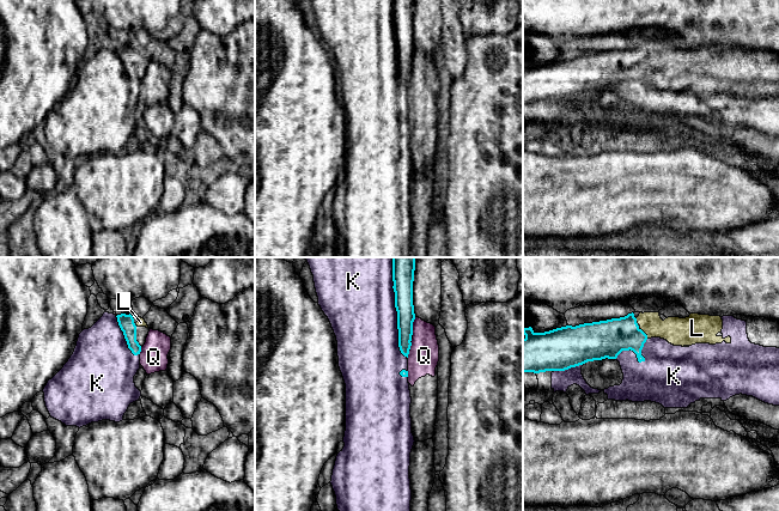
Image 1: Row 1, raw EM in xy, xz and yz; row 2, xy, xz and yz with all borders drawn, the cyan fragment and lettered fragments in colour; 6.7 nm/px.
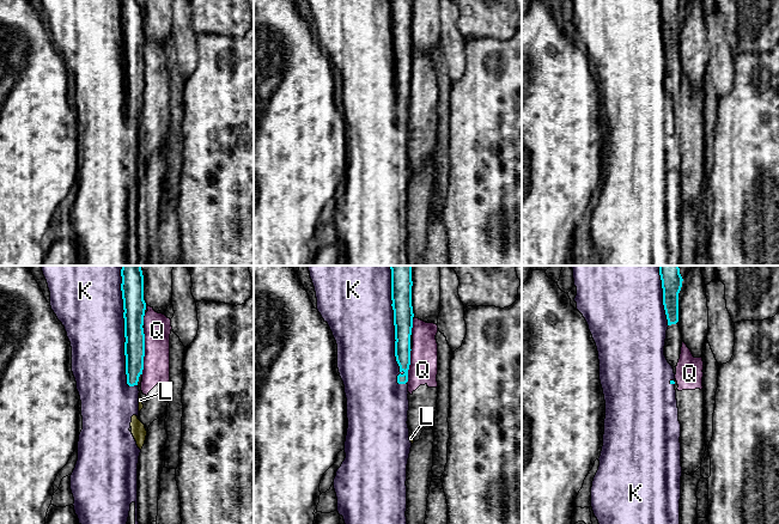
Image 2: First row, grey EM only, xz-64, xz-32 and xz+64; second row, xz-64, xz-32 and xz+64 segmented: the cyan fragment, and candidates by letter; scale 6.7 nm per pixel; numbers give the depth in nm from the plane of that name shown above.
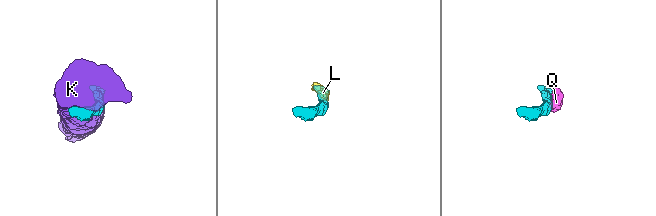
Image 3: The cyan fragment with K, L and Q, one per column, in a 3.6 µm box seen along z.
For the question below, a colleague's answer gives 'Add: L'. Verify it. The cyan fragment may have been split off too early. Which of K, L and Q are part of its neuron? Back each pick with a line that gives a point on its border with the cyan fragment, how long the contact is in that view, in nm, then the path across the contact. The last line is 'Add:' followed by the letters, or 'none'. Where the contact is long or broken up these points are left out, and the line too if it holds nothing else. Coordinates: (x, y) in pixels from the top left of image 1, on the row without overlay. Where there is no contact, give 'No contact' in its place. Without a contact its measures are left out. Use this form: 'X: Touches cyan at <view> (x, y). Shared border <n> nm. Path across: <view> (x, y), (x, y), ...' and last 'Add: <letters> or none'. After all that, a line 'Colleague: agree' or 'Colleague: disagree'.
L: Touches cyan at yz (644, 65). Shared border 90 nm. Path across: yz (608, 71), (639, 68), (644, 65), (679, 64)
Add: L
Colleague: agree

